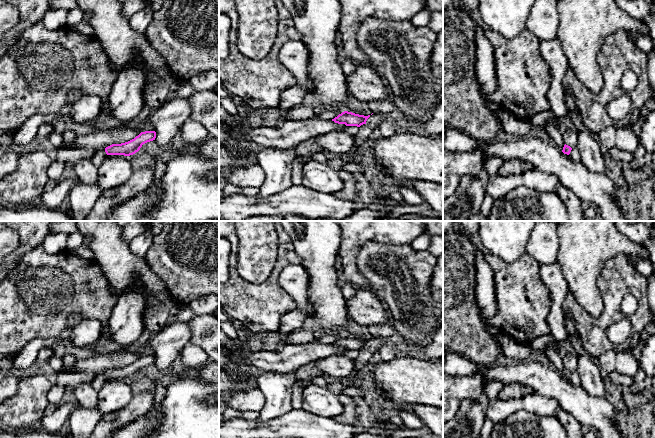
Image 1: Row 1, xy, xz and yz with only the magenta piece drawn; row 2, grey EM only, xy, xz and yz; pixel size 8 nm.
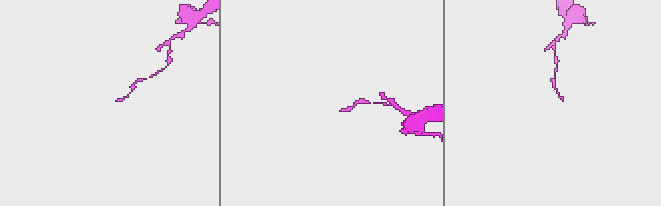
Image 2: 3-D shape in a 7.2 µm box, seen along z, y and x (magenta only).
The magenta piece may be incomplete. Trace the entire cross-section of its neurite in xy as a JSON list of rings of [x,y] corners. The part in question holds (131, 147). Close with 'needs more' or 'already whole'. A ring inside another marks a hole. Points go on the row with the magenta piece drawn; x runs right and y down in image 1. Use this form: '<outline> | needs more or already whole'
[[[155,131],[141,132],[138,136],[128,142],[121,144],[112,144],[106,147],[105,152],[107,155],[130,156],[138,152],[143,144],[153,141],[155,140],[155,138]]] | already whole

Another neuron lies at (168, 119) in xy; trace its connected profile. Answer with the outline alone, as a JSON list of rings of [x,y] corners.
[[[174,98],[163,103],[152,112],[149,122],[156,132],[156,143],[166,148],[186,120],[190,118],[191,106],[188,98]]]

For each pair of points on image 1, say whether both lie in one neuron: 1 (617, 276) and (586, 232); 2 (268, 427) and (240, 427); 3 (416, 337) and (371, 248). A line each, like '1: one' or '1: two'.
1: two
2: one
3: one

